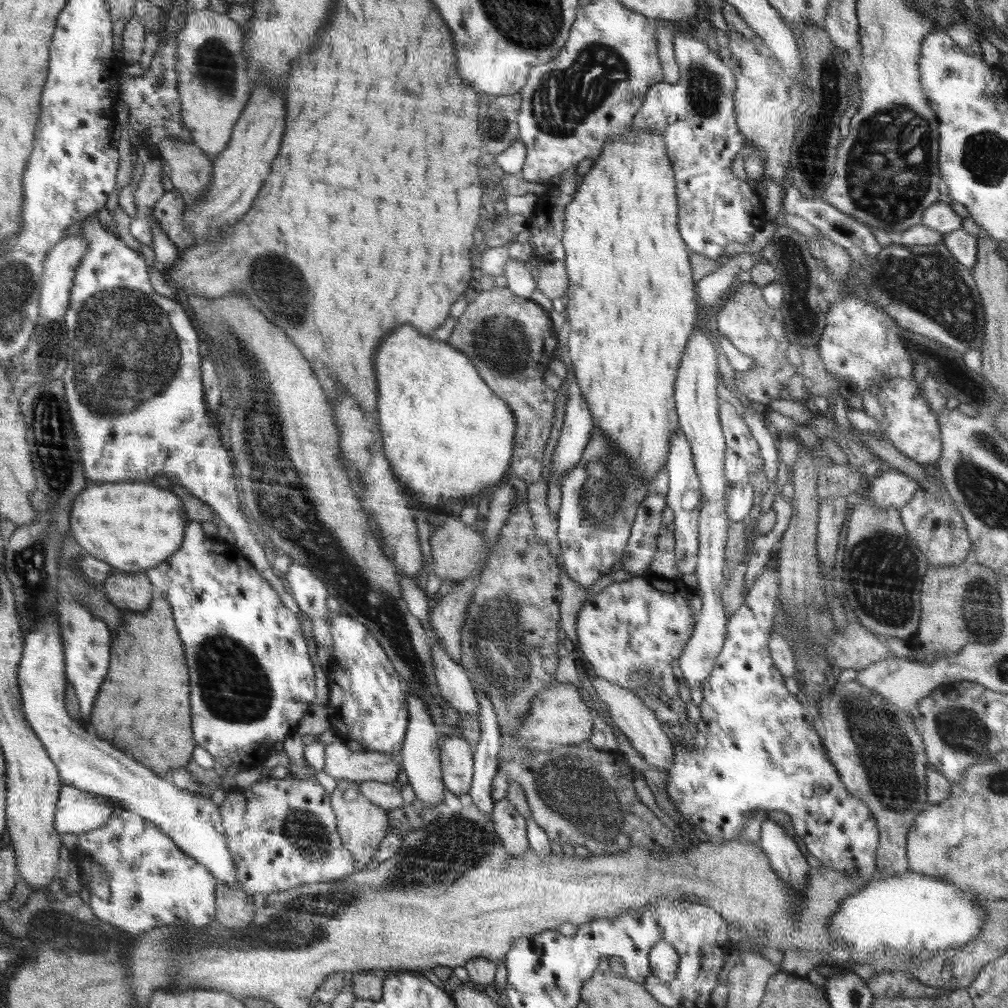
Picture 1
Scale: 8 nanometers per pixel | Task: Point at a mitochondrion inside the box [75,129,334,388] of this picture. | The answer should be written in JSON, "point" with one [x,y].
{"point":[273,281]}

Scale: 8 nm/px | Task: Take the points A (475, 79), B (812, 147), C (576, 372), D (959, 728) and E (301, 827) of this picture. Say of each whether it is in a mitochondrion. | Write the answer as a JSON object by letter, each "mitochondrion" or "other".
{"A":"other","B":"mitochondrion","C":"other","D":"mitochondrion","E":"mitochondrion"}

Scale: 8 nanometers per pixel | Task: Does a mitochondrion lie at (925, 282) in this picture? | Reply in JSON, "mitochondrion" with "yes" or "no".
{"mitochondrion":"yes"}

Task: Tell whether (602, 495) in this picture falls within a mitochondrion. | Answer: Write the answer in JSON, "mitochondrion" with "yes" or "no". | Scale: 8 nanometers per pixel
{"mitochondrion":"yes"}

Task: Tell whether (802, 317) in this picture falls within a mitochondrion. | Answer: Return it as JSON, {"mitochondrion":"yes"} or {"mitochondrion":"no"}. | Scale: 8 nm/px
{"mitochondrion":"yes"}

